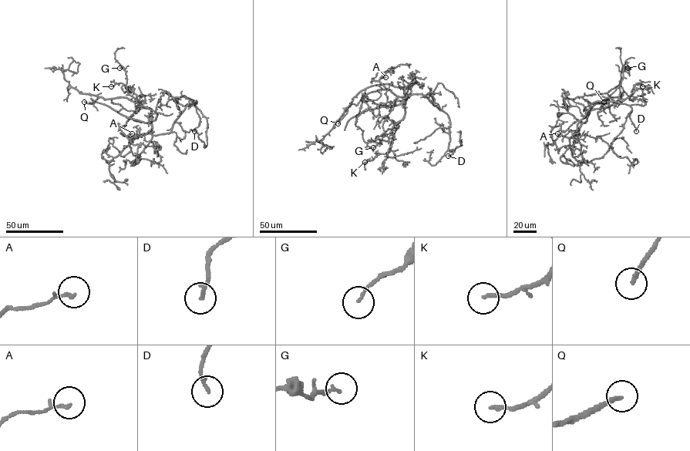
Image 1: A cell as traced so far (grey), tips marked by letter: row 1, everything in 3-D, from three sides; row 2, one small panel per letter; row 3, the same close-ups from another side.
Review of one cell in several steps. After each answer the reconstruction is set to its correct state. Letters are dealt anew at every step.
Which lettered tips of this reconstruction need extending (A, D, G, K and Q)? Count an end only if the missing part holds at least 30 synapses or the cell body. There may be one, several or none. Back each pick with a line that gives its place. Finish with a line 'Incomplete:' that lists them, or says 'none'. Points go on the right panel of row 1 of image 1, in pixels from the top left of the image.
K: (642, 86)
Q: (604, 102)
Incomplete: K, Q

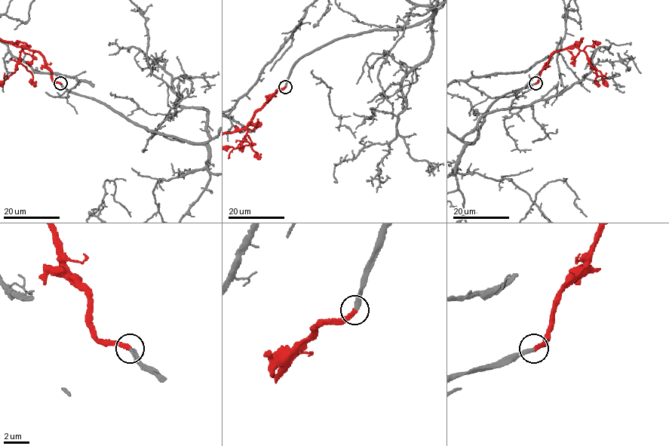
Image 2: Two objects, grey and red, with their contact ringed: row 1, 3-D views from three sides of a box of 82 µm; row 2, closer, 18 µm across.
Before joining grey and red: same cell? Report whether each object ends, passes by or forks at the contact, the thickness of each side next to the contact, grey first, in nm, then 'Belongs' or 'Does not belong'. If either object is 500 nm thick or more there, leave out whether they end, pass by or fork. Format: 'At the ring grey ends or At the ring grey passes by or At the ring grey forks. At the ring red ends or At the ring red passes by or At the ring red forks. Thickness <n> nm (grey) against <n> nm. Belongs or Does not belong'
At the ring grey ends. At the ring red ends. Thickness 320 nm (grey) against 360 nm. Belongs

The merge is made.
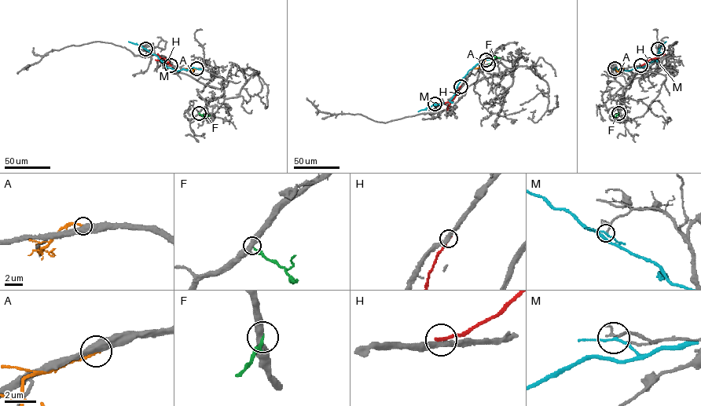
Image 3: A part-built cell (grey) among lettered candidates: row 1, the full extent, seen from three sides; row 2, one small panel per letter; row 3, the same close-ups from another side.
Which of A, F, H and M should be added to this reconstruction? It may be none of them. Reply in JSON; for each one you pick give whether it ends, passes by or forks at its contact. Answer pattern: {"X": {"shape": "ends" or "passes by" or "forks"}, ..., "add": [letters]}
{"add": []}

